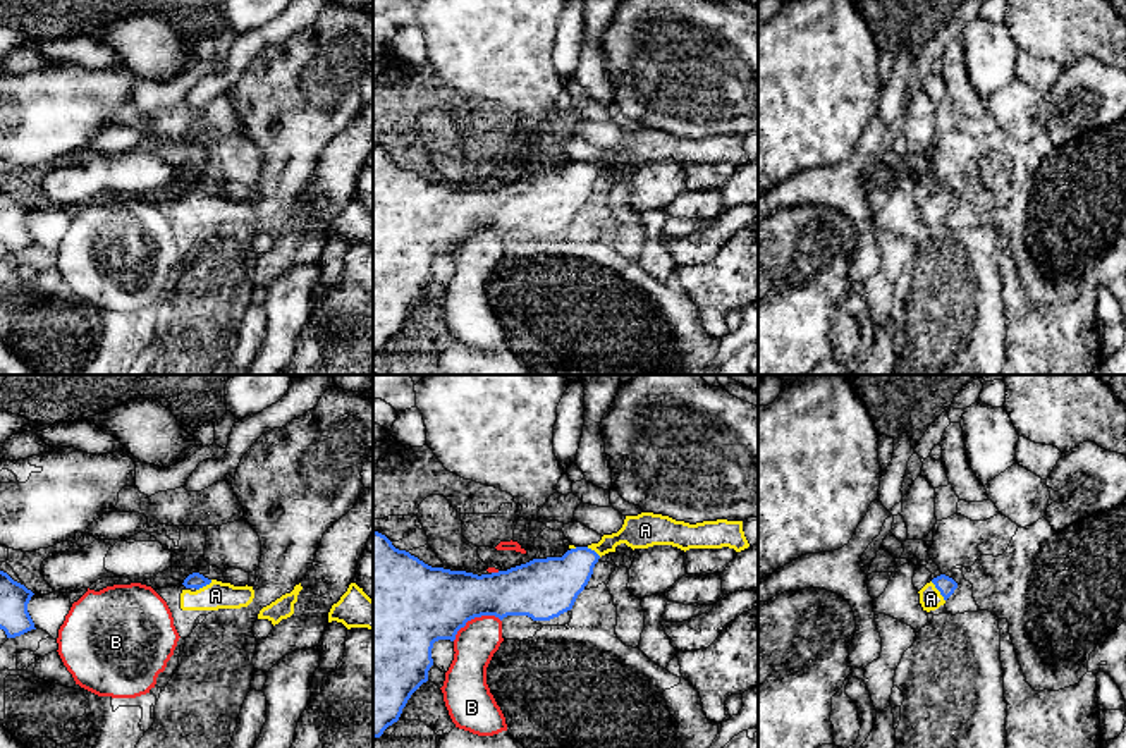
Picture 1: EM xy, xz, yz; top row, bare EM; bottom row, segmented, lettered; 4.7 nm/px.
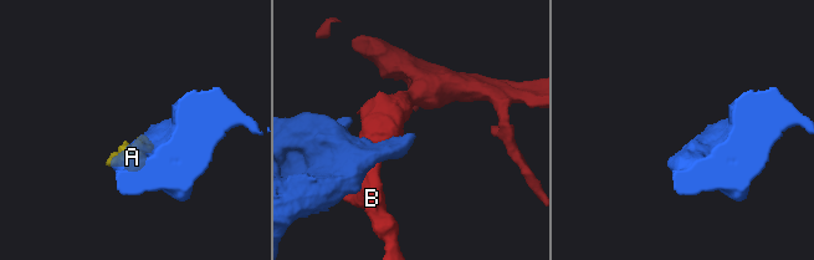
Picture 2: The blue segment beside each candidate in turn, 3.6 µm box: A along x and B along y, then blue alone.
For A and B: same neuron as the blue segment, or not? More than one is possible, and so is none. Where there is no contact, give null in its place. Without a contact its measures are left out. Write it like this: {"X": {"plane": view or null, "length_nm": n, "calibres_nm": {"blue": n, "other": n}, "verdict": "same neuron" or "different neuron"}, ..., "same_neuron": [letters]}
{"A": {"plane": "yz", "length_nm": 120, "calibres_nm": {"blue": 90, "other": 110}, "verdict": "same neuron"}, "B": {"plane": "xz", "length_nm": 260, "calibres_nm": {"blue": 360, "other": 200}, "verdict": "different neuron"}, "same_neuron": ["A"]}

